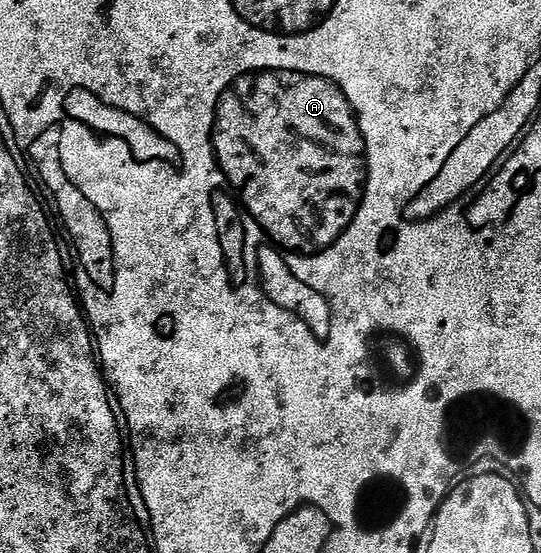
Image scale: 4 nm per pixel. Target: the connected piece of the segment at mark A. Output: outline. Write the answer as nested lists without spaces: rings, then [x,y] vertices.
[[[253,67],[248,71],[235,74],[229,82],[225,83],[225,87],[217,95],[216,102],[211,104],[208,127],[207,151],[213,156],[213,165],[216,166],[216,174],[219,175],[220,192],[235,209],[237,215],[244,217],[246,224],[254,228],[266,246],[268,246],[268,230],[270,230],[276,240],[280,240],[286,246],[294,246],[296,252],[302,252],[309,258],[312,252],[320,254],[327,246],[332,246],[346,232],[364,198],[364,185],[368,182],[368,153],[366,140],[362,136],[360,125],[356,123],[356,113],[338,88],[338,84],[326,80],[326,76],[318,74],[314,68]]]

